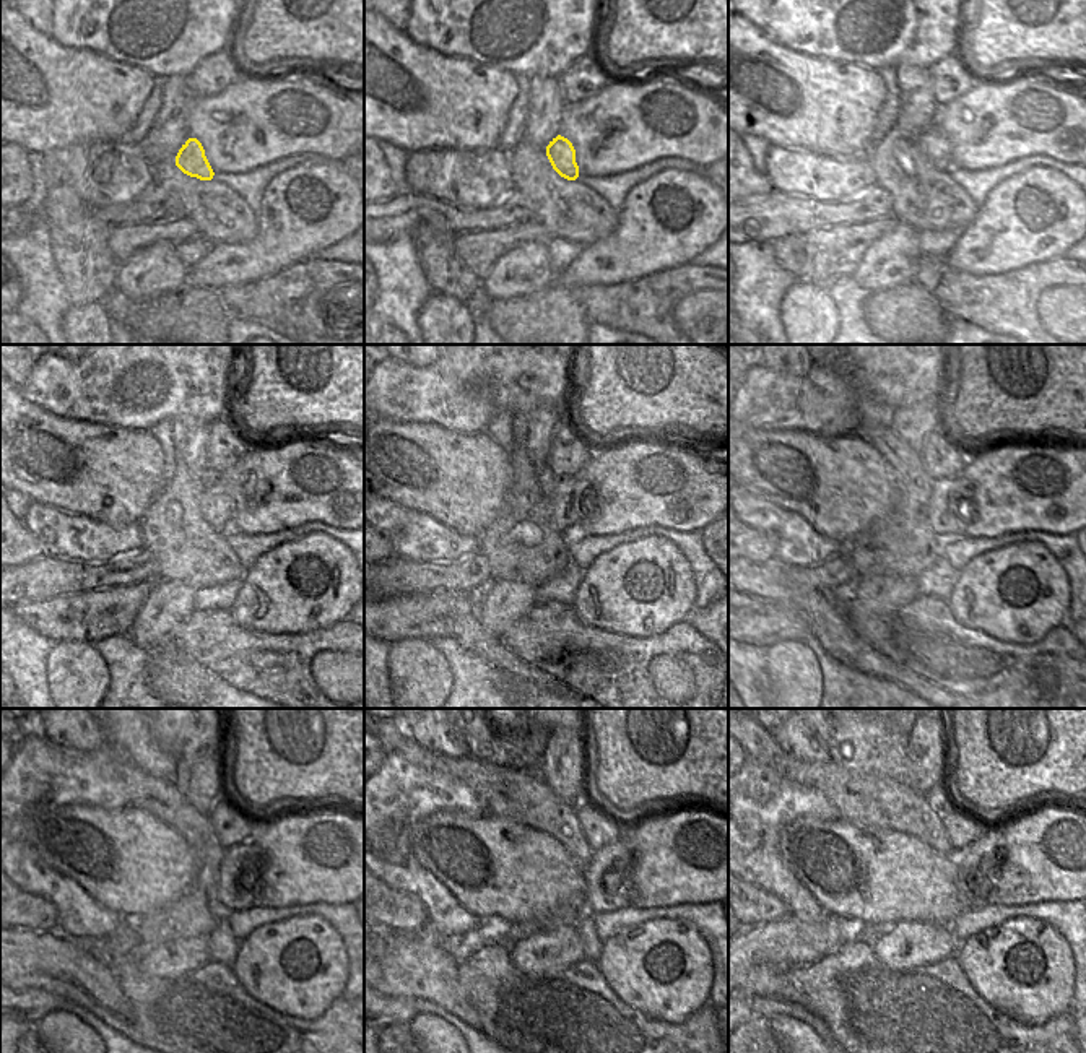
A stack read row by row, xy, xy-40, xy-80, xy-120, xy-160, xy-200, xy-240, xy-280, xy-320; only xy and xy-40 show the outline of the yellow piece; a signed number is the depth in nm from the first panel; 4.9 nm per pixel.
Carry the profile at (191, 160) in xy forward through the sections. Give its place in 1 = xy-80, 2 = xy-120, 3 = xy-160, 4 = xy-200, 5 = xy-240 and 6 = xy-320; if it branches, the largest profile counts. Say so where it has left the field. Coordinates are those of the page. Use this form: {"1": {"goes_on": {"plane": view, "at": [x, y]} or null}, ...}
{"1": {"goes_on": {"plane": "xy-80", "at": [937, 150]}}, "2": {"goes_on": {"plane": "xy-120", "at": [217, 509]}}, "3": {"goes_on": {"plane": "xy-160", "at": [594, 506]}}, "4": {"goes_on": {"plane": "xy-200", "at": [961, 511]}}, "5": {"goes_on": {"plane": "xy-240", "at": [243, 865]}}, "6": {"goes_on": {"plane": "xy-320", "at": [977, 866]}}}

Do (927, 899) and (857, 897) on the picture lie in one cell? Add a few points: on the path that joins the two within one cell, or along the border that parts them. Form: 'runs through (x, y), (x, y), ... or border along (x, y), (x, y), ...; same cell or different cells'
runs through (909, 897), (875, 897); same cell

